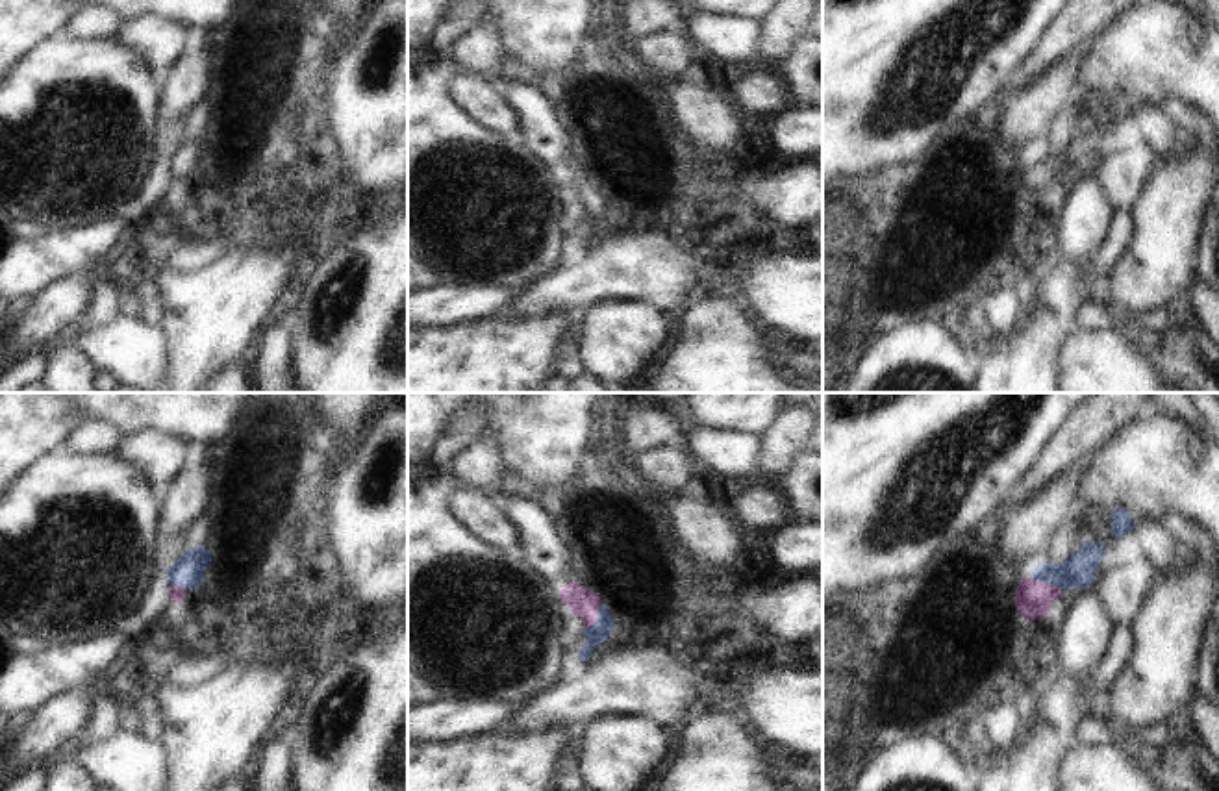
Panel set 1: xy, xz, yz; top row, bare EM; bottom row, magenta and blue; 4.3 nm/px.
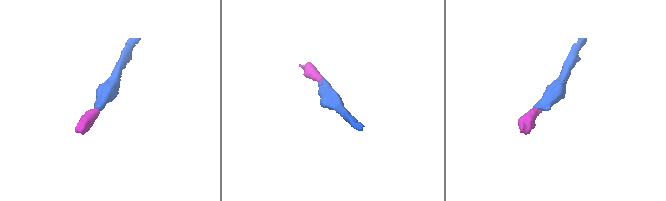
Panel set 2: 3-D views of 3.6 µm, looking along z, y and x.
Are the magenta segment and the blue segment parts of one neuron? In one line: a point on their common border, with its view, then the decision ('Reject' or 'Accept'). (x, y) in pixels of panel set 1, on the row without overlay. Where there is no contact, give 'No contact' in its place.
Touches magenta at yz (1047, 169). Accept.

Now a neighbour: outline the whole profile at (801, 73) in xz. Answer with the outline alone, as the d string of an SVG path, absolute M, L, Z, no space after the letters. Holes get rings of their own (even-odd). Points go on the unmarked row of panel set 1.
M808 35L795 41L789 56L776 65L776 74L789 93L789 104L823 109L823 41Z

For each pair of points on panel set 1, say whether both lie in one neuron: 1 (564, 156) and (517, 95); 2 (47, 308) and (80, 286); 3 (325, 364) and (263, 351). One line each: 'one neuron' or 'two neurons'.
1: one neuron
2: one neuron
3: two neurons

